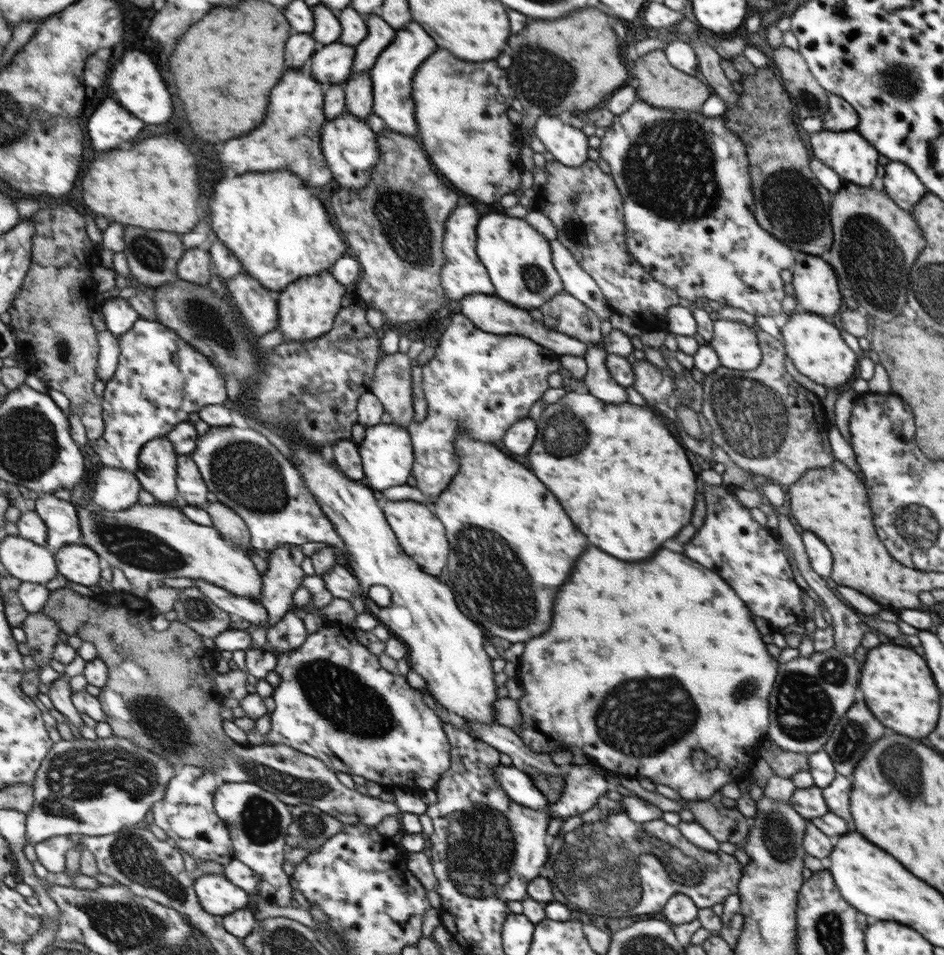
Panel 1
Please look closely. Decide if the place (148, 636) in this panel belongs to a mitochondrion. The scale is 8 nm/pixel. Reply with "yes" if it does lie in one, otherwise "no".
no

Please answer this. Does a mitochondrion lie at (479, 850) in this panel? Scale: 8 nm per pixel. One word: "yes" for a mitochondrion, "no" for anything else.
yes

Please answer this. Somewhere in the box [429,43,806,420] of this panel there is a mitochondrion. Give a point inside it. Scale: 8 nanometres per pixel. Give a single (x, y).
(669, 169)

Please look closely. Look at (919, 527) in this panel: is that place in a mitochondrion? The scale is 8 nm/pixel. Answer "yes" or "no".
yes

